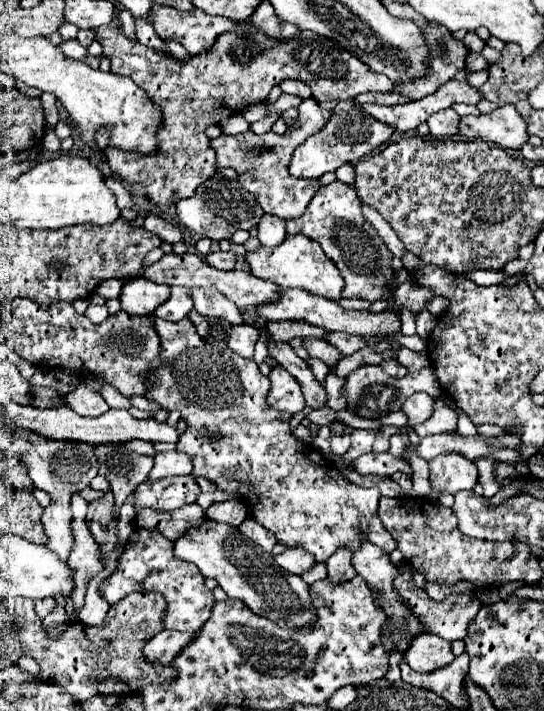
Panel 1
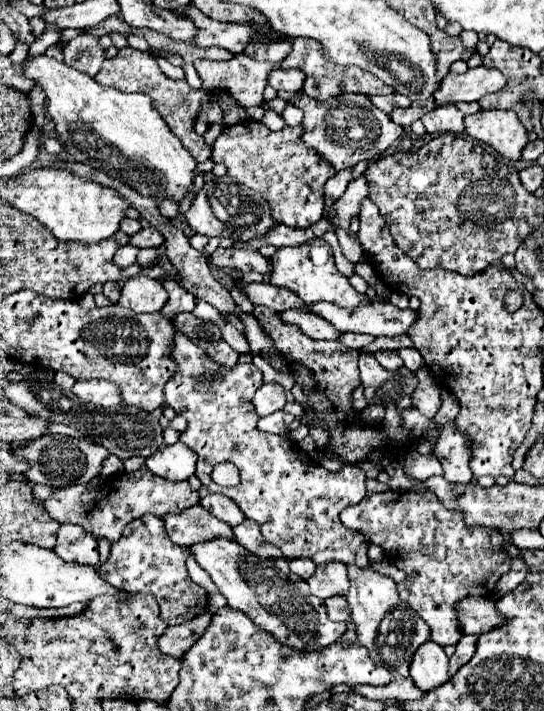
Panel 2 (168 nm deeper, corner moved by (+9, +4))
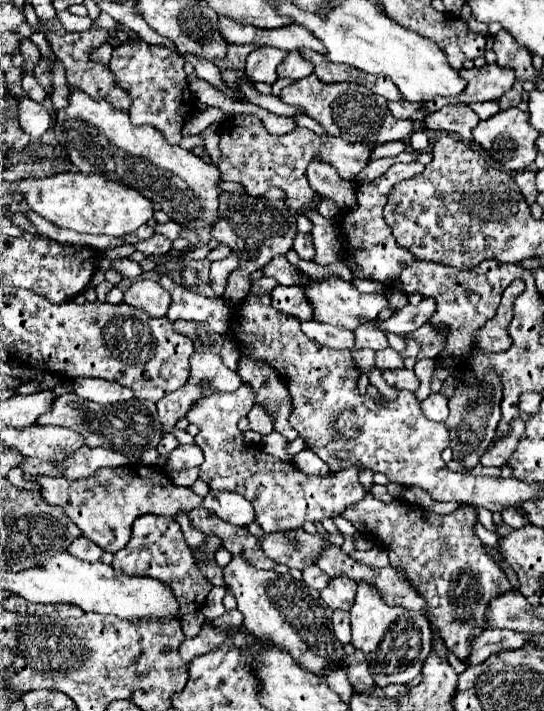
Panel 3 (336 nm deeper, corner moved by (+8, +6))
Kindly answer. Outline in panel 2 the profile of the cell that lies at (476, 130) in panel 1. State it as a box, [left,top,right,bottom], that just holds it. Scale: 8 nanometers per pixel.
[465,110,527,160]

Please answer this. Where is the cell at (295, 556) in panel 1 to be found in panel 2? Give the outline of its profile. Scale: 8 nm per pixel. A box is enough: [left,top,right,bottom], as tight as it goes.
[289,558,315,580]

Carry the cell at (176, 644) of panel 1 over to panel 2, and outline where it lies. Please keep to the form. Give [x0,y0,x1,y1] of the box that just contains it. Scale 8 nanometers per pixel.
[159,612,213,658]

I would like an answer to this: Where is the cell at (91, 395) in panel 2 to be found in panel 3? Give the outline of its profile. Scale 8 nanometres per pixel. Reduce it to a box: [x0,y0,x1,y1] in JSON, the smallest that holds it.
[72,378,134,406]

